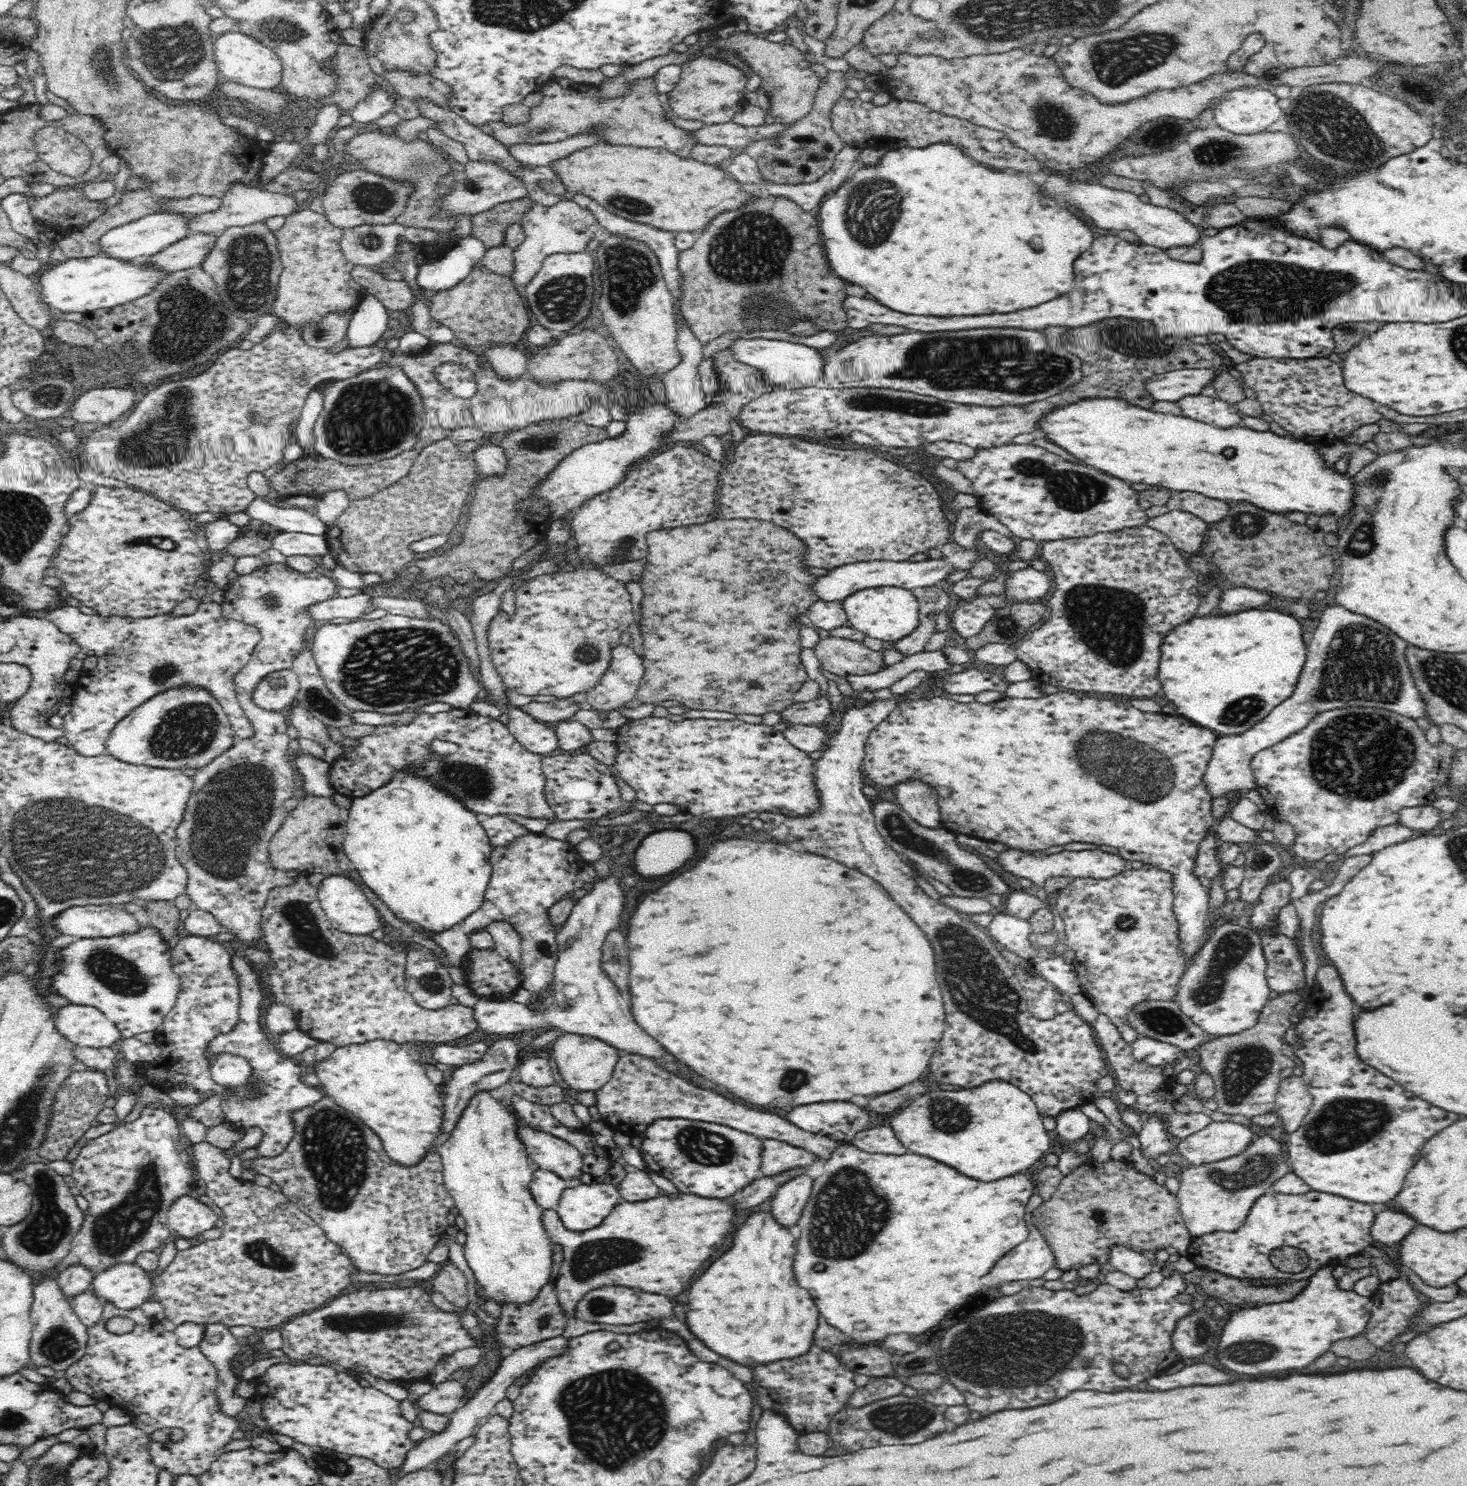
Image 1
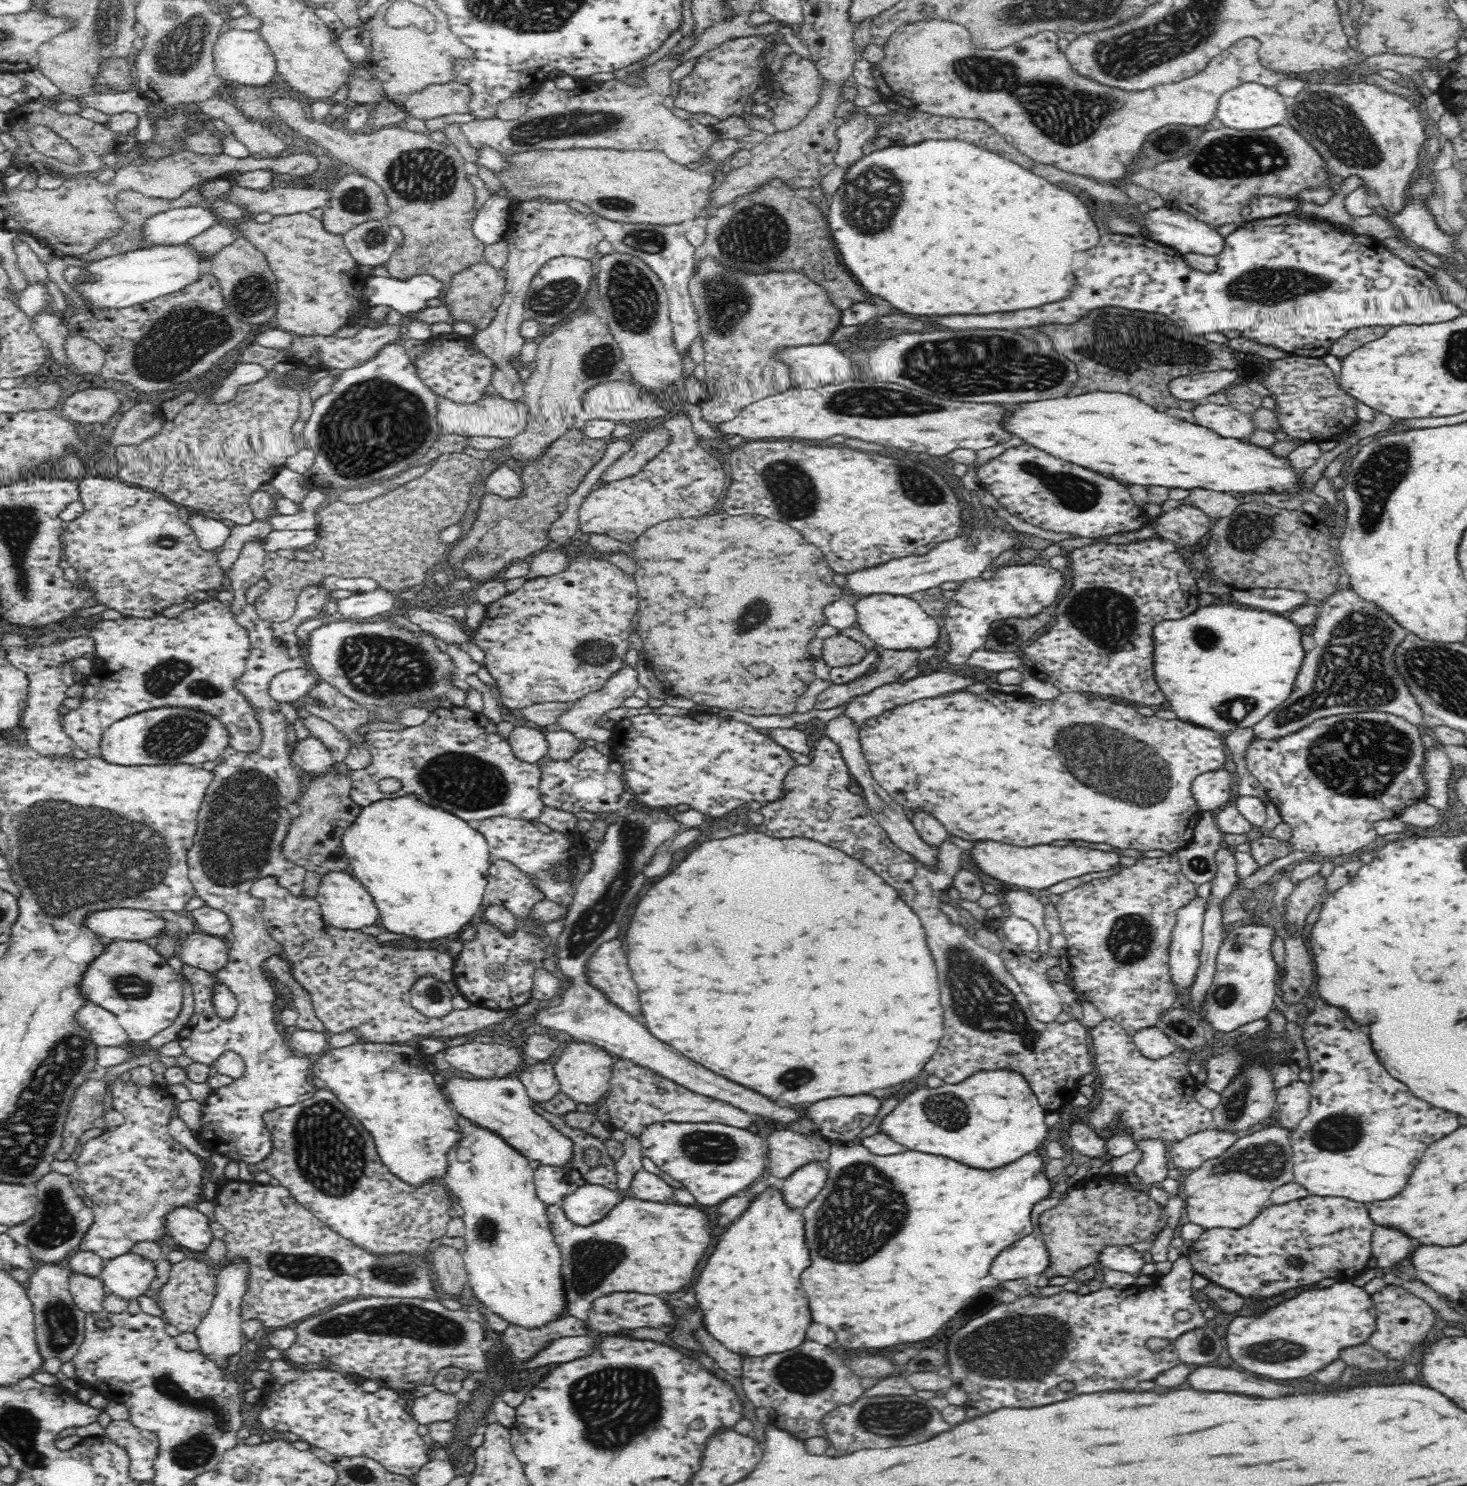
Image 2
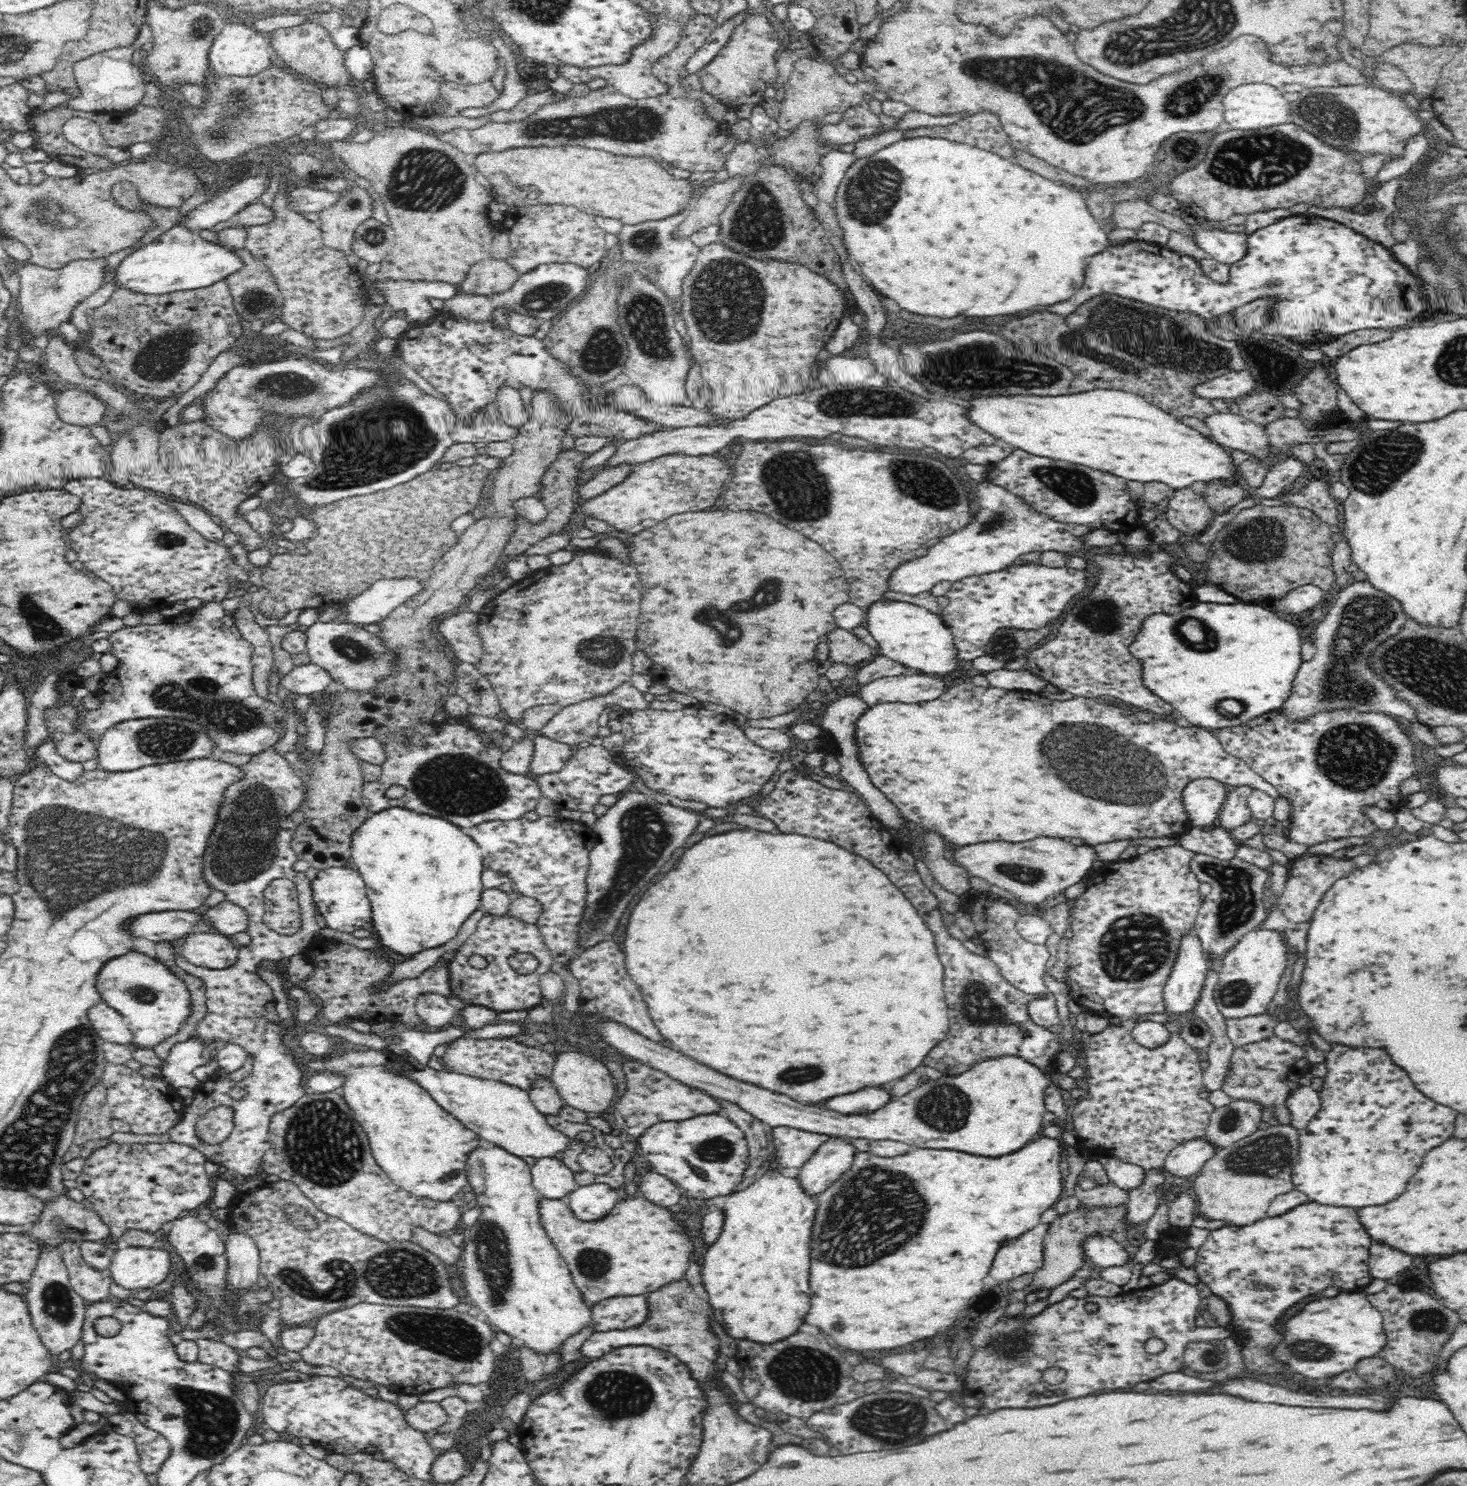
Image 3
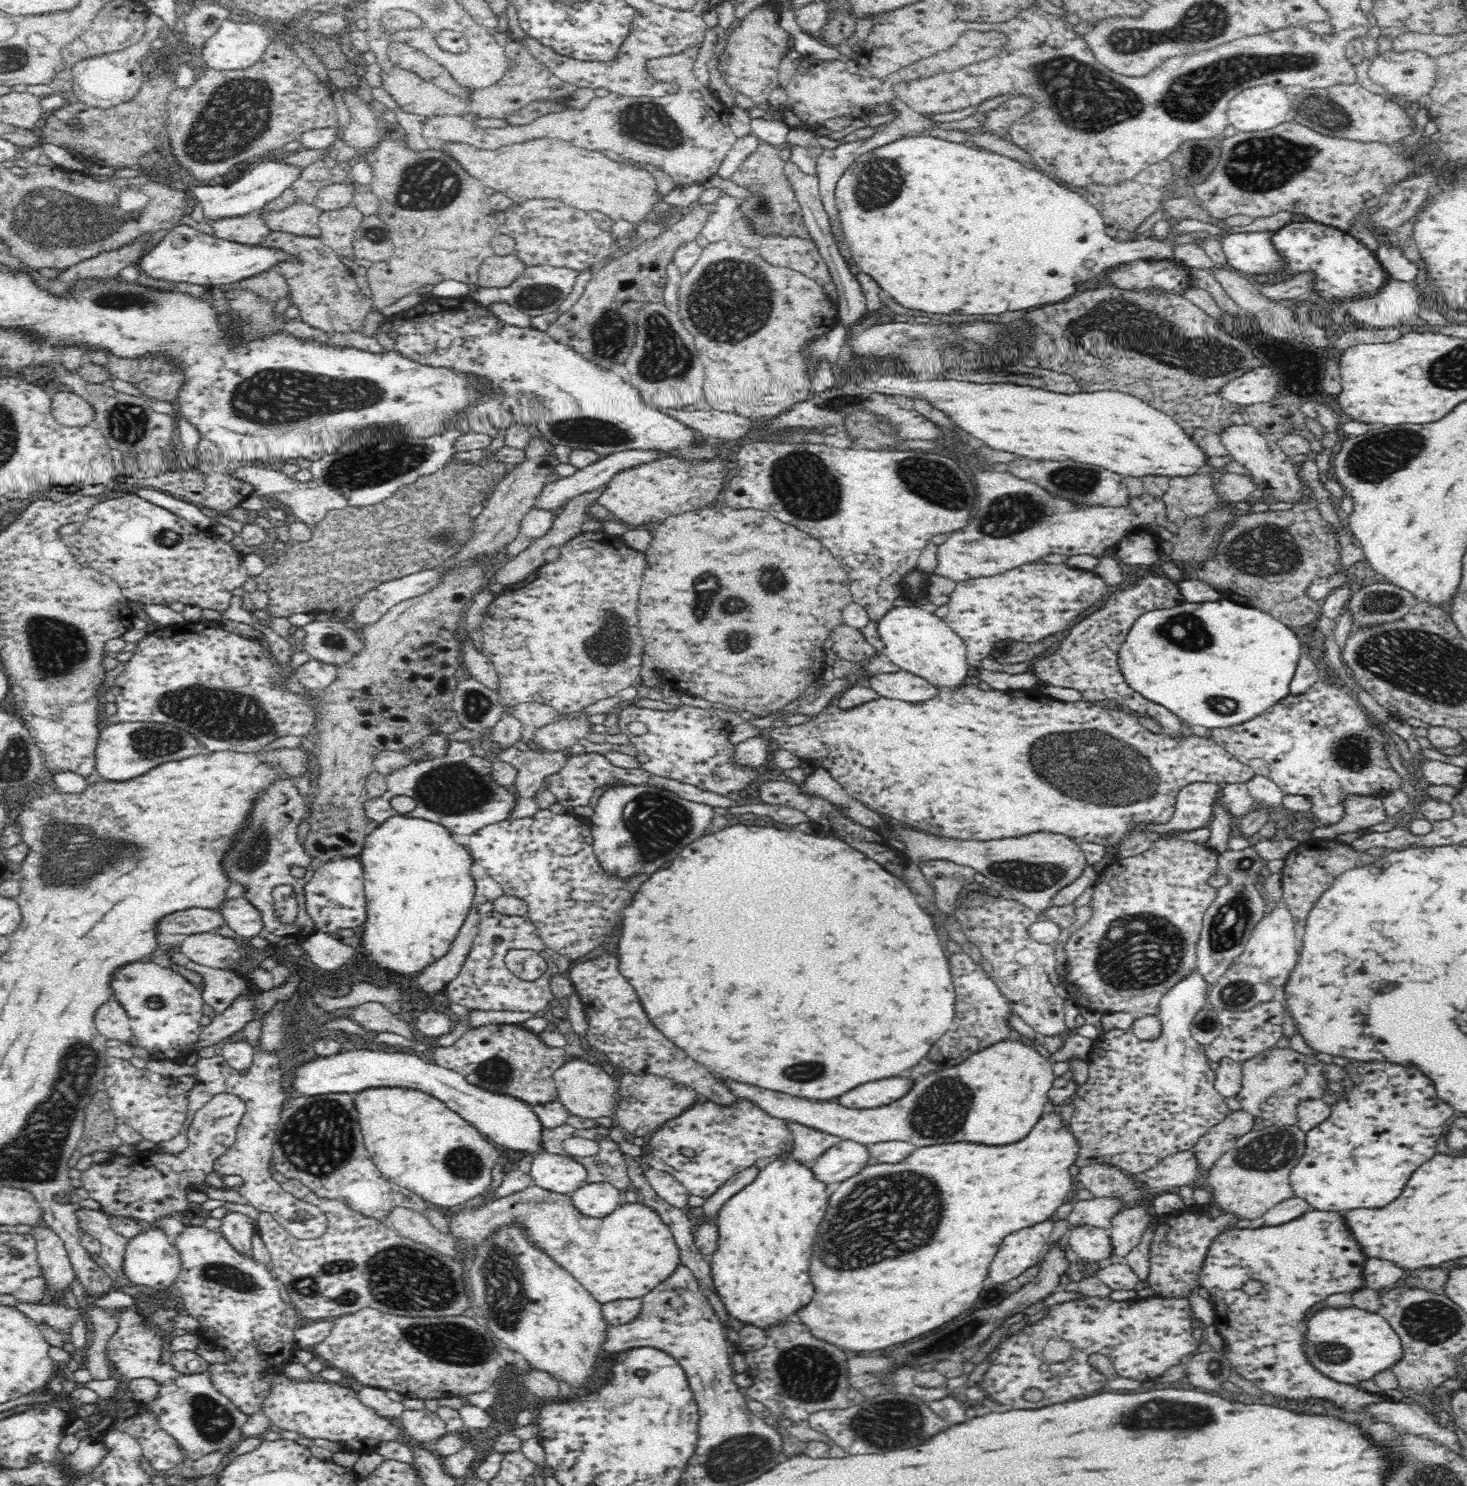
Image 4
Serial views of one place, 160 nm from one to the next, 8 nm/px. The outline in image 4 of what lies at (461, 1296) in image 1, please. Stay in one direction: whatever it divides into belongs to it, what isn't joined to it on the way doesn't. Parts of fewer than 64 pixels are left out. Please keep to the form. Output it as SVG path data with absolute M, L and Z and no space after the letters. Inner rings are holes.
M393 1206L382 1220L388 1229L395 1230L404 1238L411 1238L416 1242L425 1244L442 1254L458 1257L456 1249L457 1242L453 1240L452 1235L440 1232L429 1222L429 1218L422 1212L405 1206Z

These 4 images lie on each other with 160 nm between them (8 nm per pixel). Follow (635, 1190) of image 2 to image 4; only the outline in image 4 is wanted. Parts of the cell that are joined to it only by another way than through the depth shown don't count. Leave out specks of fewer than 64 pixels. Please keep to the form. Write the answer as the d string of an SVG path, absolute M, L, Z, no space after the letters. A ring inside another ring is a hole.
M650 1166L645 1171L646 1178L652 1188L672 1206L684 1208L690 1200L690 1191L668 1172Z

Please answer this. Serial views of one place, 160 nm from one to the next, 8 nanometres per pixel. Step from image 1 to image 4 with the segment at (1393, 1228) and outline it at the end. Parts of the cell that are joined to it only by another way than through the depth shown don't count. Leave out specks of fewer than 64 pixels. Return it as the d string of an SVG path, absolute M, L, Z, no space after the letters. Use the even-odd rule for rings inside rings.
M1365 1259L1361 1270L1361 1279L1364 1283L1359 1286L1359 1289L1370 1288L1378 1291L1392 1288L1394 1282L1399 1283L1402 1276L1404 1271L1392 1263L1385 1260Z

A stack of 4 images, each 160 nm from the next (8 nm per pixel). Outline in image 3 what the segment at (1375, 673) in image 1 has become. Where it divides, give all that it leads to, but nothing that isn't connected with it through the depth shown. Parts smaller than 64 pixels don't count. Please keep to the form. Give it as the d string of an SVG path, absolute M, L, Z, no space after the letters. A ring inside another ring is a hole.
M1368 580L1352 581L1346 588L1336 591L1332 606L1314 634L1316 656L1301 664L1292 692L1281 707L1282 712L1292 719L1304 720L1312 713L1327 709L1356 708L1415 722L1415 712L1386 688L1386 684L1368 669L1365 661L1372 649L1394 636L1408 619L1400 600L1374 587ZM1211 778L1188 783L1182 792L1182 806L1191 828L1216 824L1226 795L1226 785Z

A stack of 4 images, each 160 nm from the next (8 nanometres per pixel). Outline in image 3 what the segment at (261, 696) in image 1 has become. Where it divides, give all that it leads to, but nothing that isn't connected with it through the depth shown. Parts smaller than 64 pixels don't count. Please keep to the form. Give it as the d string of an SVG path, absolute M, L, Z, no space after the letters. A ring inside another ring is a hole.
M314 663L296 666L289 674L282 677L280 688L282 692L293 696L298 694L323 694L333 677L328 670Z

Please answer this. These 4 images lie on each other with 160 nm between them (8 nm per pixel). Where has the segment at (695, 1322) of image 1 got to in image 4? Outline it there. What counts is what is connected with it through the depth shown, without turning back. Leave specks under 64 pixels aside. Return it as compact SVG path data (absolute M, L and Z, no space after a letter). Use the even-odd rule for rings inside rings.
M786 1155L783 1159L766 1163L748 1186L734 1194L720 1208L716 1223L718 1250L712 1256L712 1274L720 1300L734 1318L766 1328L784 1320L788 1314L812 1300L814 1288L810 1286L808 1276L812 1240L824 1219L828 1202L828 1185L816 1179L810 1164Z

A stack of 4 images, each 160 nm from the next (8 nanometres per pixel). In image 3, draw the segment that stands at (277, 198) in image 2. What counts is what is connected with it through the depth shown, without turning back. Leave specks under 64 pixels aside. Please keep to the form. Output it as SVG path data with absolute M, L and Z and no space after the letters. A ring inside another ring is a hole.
M296 187L288 194L288 208L290 210L306 212L322 212L325 208L335 206L341 194L330 190L317 190L316 188Z

